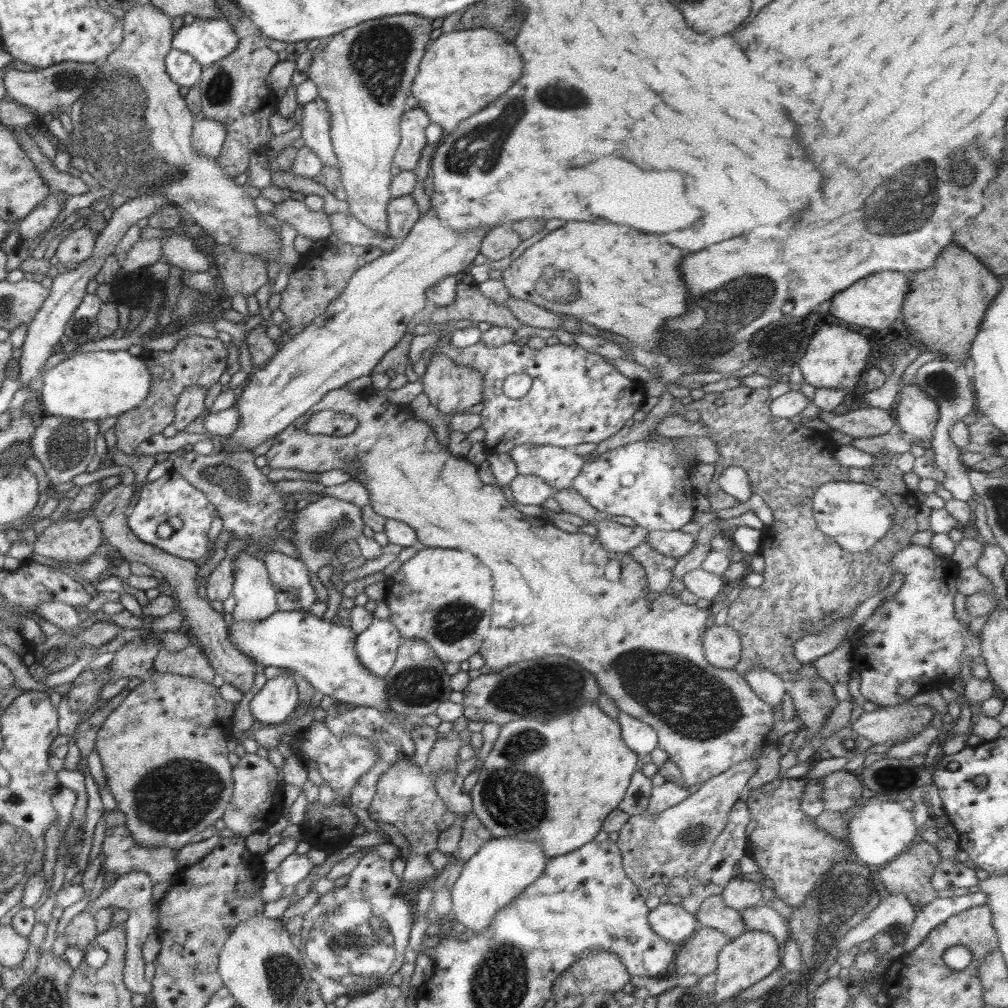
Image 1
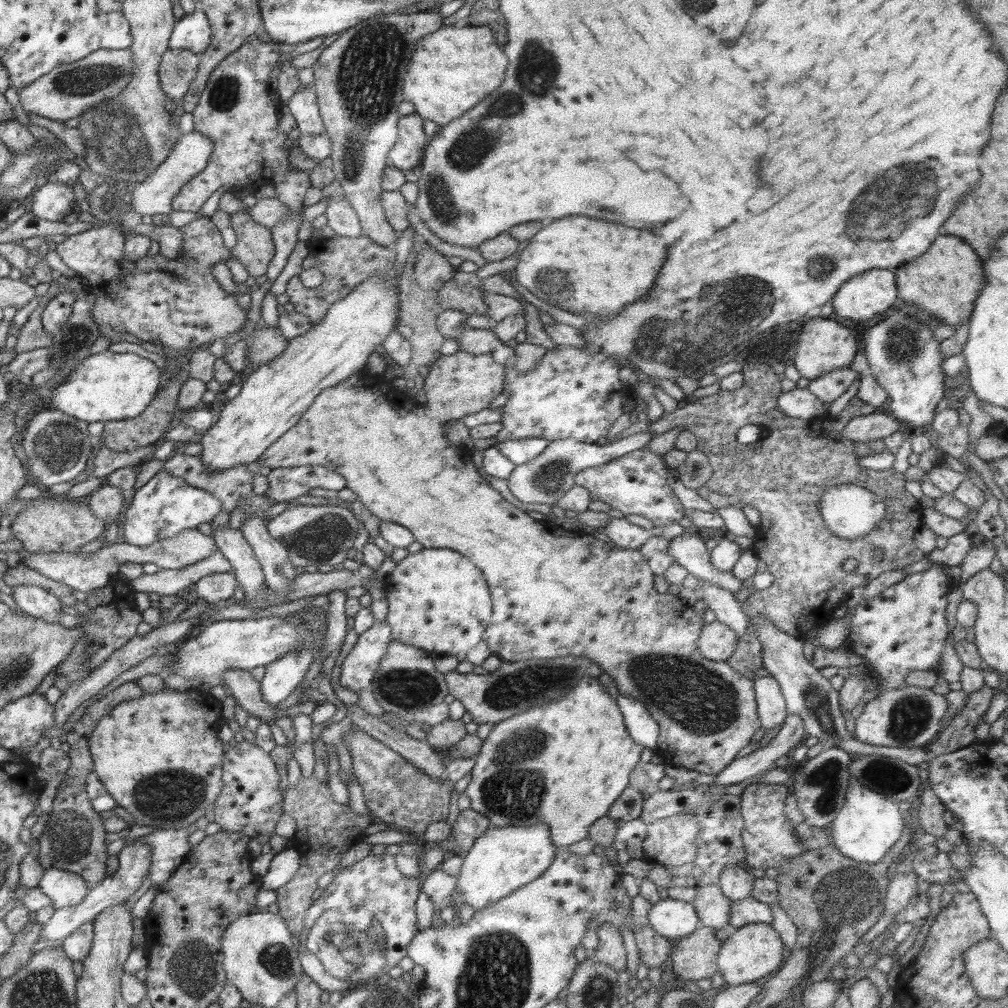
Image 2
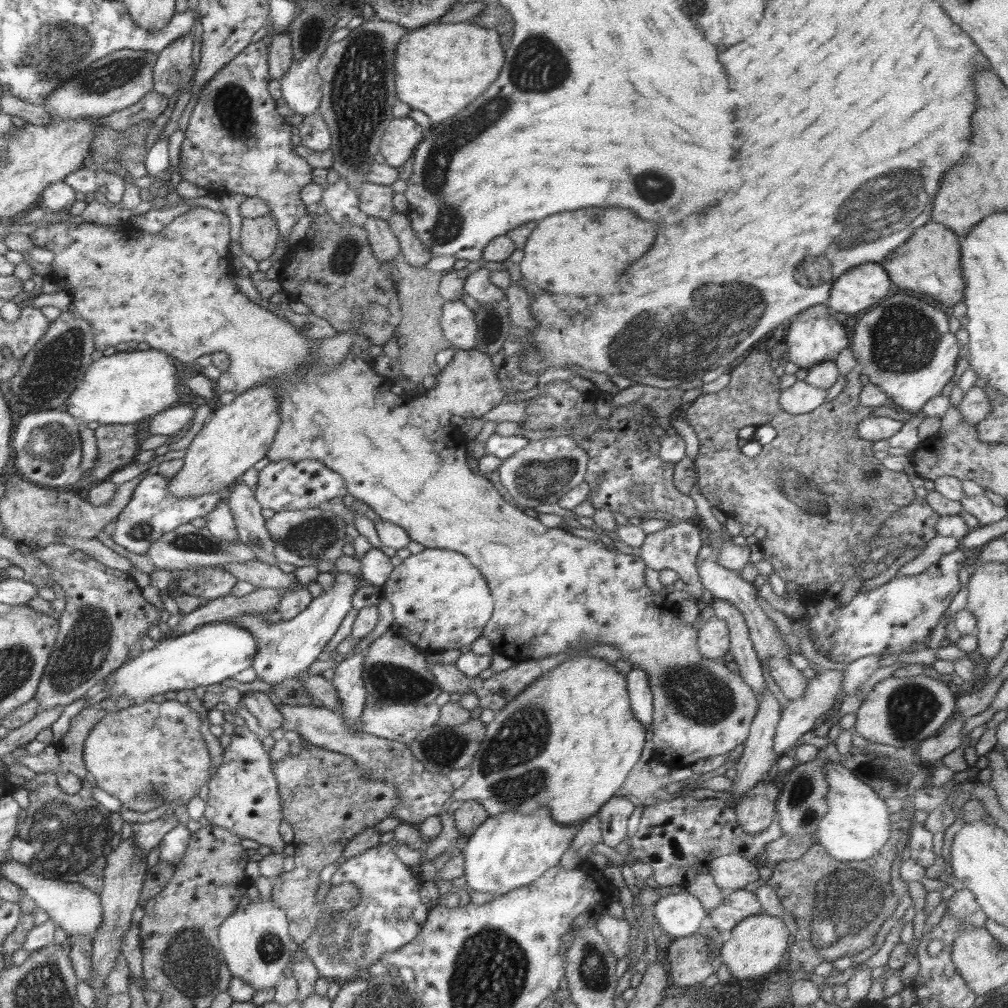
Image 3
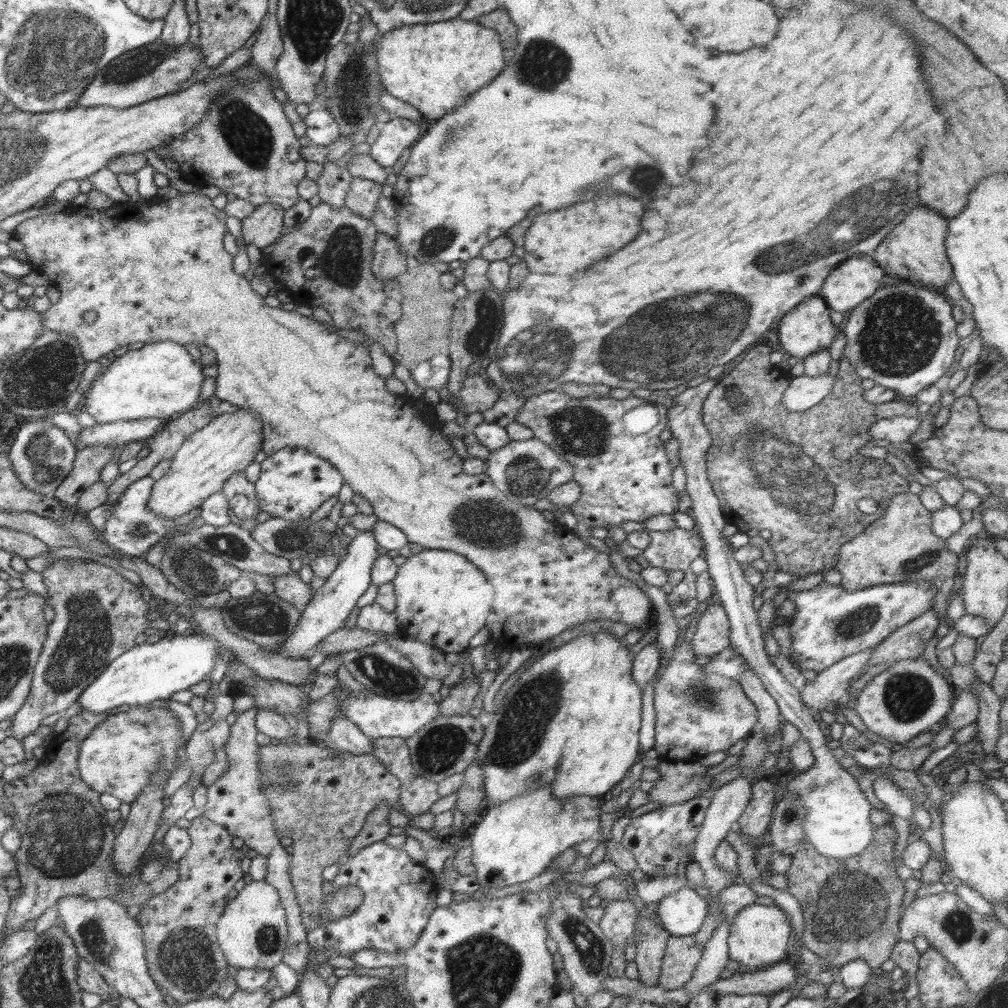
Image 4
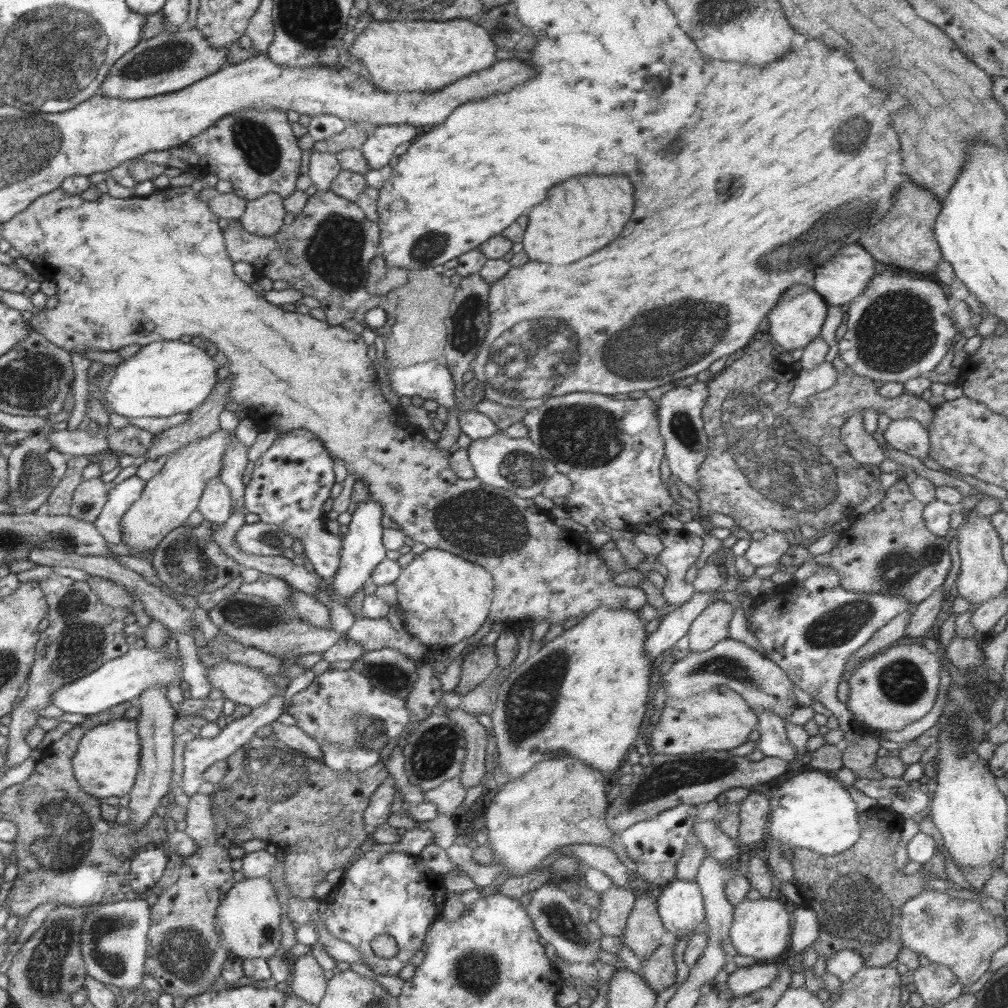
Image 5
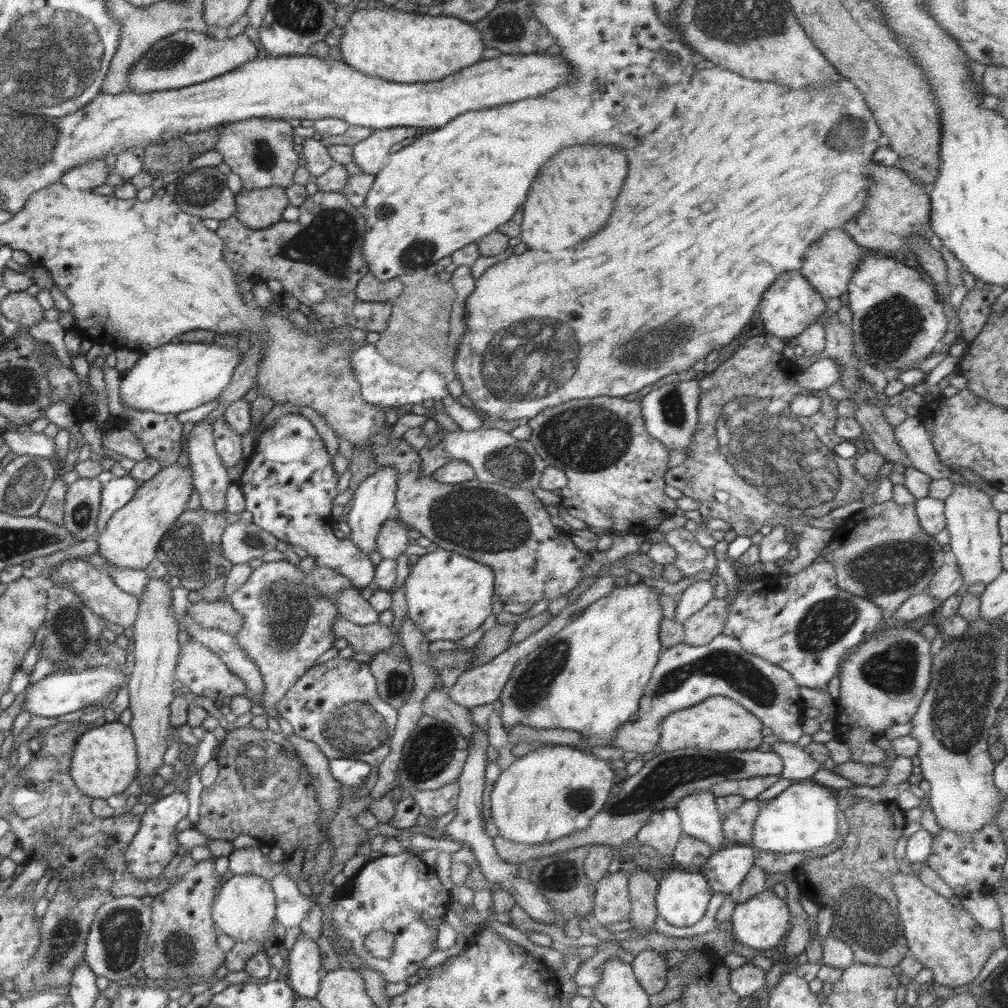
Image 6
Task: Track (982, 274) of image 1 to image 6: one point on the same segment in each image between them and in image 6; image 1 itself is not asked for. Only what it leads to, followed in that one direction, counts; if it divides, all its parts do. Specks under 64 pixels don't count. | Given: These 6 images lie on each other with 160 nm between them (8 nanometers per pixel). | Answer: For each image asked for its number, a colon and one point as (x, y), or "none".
2: (945, 280)
3: (928, 262)
4: (914, 250)
5: (904, 236)
6: (896, 206)

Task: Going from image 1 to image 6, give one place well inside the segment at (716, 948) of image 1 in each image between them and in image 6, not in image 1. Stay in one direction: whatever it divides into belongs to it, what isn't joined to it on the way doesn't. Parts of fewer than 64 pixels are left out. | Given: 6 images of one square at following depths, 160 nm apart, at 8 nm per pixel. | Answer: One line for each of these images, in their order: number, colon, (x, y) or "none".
2: (695, 957)
3: (692, 959)
4: (682, 954)
5: (659, 971)
6: (650, 968)

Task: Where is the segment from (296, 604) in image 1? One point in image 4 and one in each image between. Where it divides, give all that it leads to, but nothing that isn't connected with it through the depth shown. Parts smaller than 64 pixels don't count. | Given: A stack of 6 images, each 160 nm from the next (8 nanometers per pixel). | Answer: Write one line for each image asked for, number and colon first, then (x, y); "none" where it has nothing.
2: (279, 572)
3: (246, 510)
4: (240, 493)

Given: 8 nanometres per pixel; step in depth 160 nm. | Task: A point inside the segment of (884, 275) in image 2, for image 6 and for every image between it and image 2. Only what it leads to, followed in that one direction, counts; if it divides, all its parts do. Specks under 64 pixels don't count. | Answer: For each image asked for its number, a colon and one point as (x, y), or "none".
3: (859, 287)
4: (855, 279)
5: (845, 274)
6: (828, 263)

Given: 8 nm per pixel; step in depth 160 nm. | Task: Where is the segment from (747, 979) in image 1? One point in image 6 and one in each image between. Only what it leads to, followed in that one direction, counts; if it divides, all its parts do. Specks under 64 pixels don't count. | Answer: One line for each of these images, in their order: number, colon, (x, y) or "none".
2: (752, 952)
3: (757, 944)
4: (758, 937)
5: (761, 928)
6: (761, 922)

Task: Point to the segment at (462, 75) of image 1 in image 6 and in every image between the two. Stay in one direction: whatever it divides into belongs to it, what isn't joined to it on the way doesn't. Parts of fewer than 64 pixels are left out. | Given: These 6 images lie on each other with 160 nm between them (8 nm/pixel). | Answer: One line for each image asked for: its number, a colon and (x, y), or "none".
2: (452, 69)
3: (440, 69)
4: (434, 67)
5: (419, 55)
6: (402, 47)

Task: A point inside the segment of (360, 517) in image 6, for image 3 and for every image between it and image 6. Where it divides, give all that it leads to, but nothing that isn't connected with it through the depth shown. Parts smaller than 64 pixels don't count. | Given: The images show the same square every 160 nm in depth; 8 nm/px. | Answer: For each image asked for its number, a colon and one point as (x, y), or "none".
3: (284, 650)
4: (330, 605)
5: (362, 550)

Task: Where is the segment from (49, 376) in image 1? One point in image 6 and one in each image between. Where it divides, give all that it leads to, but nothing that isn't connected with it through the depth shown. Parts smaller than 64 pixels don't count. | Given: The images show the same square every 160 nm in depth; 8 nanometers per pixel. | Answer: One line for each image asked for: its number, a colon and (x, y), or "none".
2: (108, 386)
3: (126, 387)
4: (161, 380)
5: (168, 377)
6: (172, 378)

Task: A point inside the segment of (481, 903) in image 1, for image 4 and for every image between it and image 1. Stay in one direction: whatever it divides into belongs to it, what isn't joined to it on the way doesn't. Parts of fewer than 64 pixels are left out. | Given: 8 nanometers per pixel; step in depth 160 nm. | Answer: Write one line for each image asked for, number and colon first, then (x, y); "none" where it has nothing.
2: (501, 860)
3: (508, 851)
4: (516, 840)

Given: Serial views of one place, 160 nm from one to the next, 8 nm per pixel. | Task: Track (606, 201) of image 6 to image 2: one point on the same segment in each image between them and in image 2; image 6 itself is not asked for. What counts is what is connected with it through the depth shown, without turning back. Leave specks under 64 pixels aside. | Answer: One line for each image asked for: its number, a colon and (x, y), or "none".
2: (579, 264)
3: (583, 252)
4: (562, 242)
5: (581, 214)

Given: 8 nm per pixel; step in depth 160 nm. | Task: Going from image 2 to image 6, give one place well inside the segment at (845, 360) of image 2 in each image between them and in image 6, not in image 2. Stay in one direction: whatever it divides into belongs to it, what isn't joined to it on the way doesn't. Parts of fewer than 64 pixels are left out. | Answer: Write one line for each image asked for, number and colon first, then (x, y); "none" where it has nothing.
3: (813, 336)
4: (807, 328)
5: (798, 316)
6: (790, 304)

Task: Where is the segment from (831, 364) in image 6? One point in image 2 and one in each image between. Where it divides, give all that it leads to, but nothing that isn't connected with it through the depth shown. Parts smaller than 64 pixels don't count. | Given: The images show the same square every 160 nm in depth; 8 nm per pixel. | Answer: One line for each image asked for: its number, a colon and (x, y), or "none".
2: (799, 403)
3: (801, 398)
4: (804, 392)
5: (808, 382)

